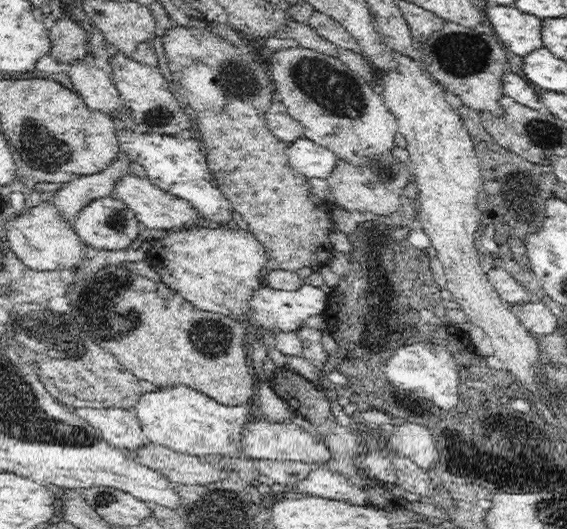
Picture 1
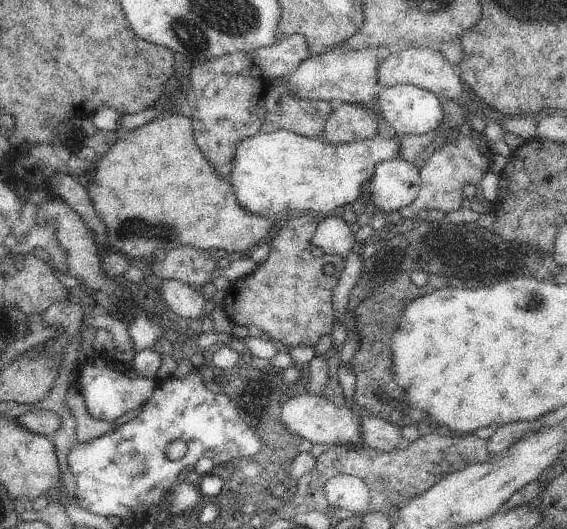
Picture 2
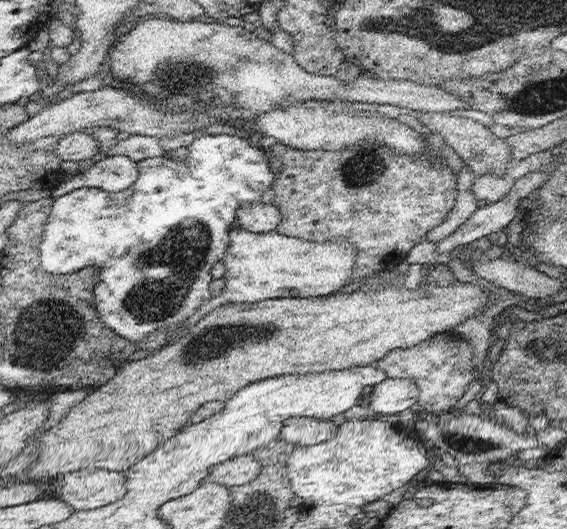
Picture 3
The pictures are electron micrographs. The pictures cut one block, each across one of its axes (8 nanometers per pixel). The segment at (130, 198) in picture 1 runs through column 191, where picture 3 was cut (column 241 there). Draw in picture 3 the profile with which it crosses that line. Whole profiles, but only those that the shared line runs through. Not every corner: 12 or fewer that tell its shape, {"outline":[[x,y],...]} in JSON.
{"outline":[[243,202],[239,226],[253,234],[275,232],[281,212],[273,204]]}

